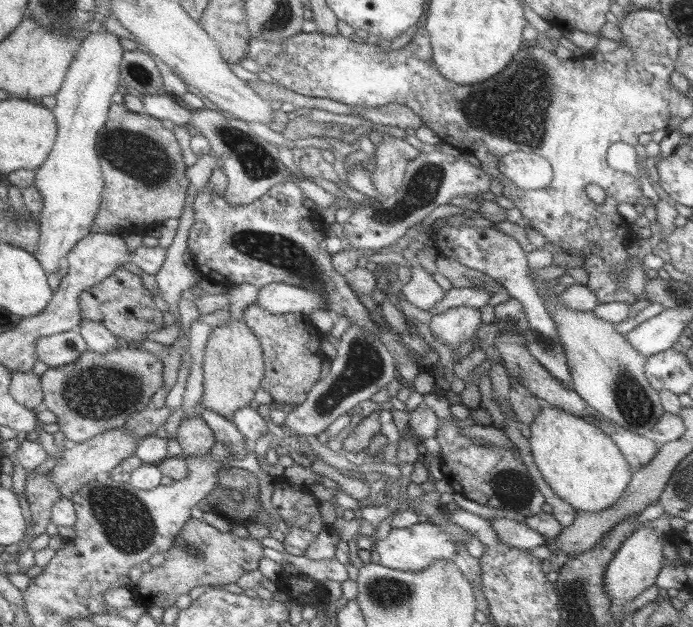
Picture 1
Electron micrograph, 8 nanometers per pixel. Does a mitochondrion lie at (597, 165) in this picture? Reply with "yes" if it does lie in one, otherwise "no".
no

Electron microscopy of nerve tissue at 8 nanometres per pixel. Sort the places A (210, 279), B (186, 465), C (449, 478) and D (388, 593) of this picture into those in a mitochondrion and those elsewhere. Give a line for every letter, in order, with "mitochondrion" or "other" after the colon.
A: other
B: other
C: other
D: mitochondrion

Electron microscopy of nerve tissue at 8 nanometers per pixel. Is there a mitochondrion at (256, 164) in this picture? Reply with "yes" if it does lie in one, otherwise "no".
yes

